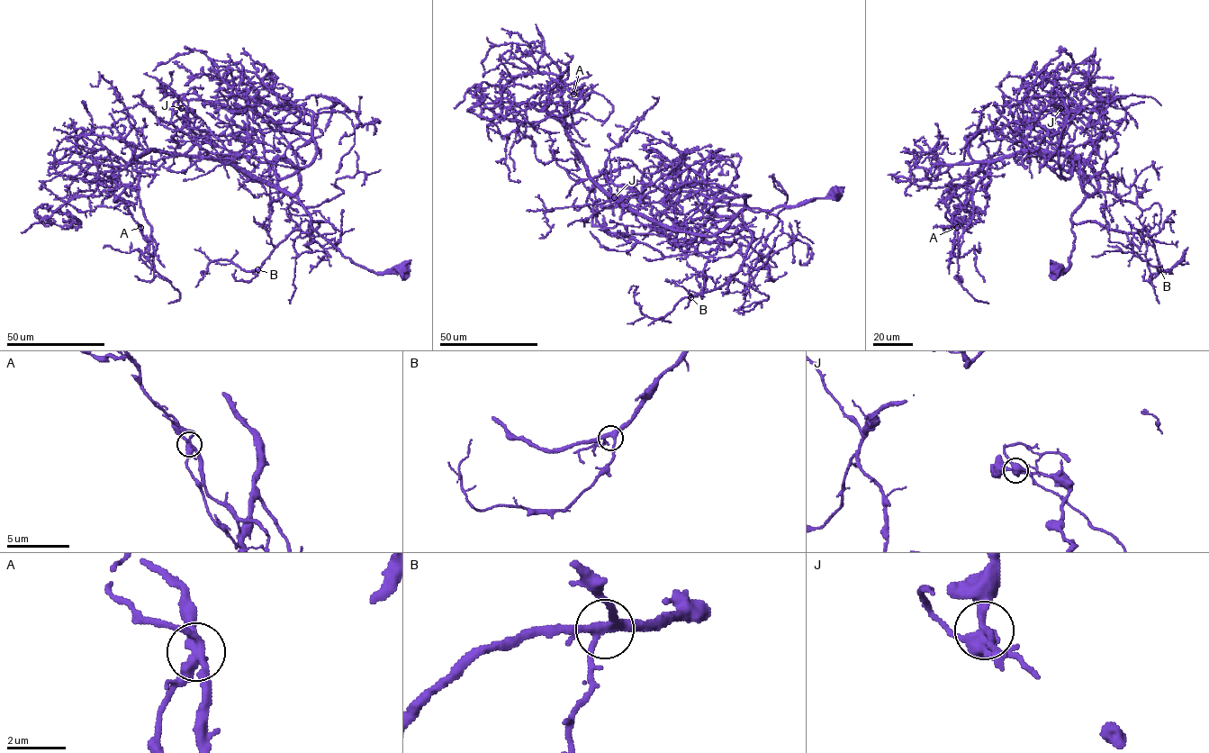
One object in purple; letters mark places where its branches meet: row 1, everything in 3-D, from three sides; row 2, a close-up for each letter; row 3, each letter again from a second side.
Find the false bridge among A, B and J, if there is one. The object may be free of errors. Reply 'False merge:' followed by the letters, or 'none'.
False merge: A

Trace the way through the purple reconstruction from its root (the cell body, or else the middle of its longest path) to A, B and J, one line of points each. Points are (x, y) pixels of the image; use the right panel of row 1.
A: (1057, 268), (1069, 267), (1071, 215), (1098, 187), (1078, 158), (1022, 150), (992, 161), (958, 240), (957, 227)
B: (1057, 268), (1063, 273), (1069, 267), (1075, 238), (1072, 226), (1095, 222), (1125, 233), (1143, 230), (1160, 269)
J: (1057, 268), (1069, 267), (1071, 215), (1098, 187), (1083, 160), (1051, 146), (1050, 133), (1074, 138), (1061, 108)

